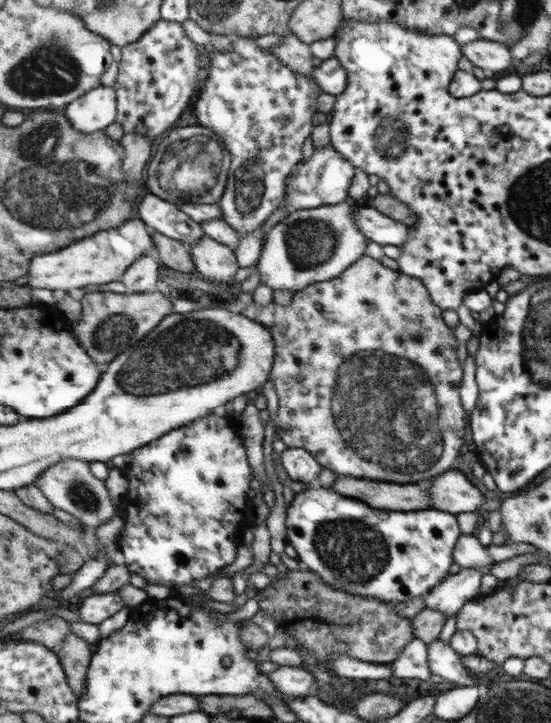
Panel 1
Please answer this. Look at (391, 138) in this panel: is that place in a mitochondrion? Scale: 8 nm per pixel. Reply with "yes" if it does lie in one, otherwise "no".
yes

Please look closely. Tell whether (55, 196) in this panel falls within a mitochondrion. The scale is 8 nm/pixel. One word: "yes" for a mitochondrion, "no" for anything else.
yes

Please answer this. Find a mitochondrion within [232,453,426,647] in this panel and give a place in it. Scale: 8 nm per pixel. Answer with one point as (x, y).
(353, 552)

